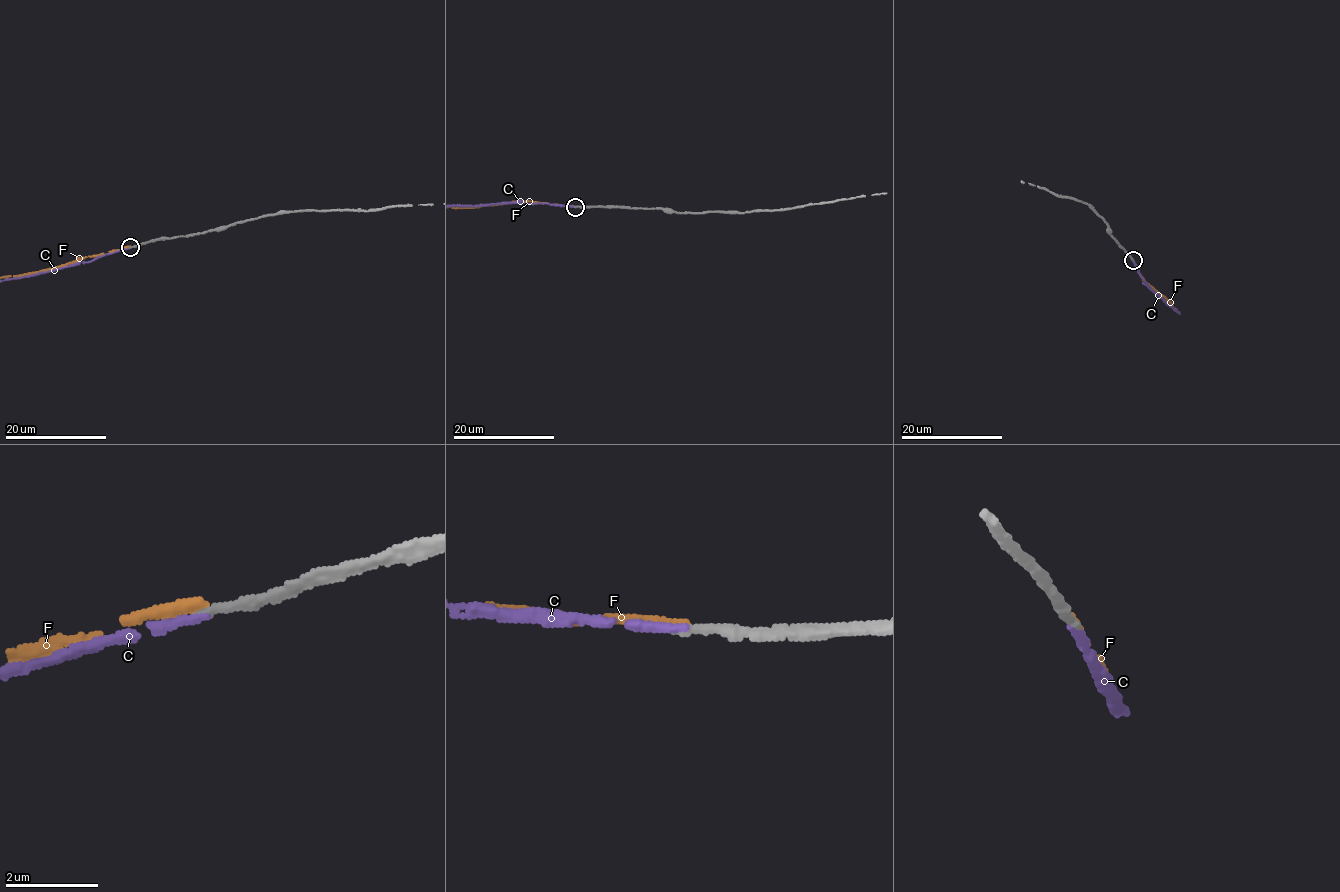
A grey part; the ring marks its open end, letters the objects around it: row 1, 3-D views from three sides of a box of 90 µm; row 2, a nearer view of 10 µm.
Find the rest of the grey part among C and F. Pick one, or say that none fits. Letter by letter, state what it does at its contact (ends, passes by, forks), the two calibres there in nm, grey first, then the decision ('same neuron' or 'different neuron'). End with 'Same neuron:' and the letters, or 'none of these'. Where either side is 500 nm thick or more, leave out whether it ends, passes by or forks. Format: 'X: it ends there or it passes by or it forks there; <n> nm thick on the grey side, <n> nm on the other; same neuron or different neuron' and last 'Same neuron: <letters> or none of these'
C: it ends there; 200 nm thick on the grey side, 200 nm on the other; same neuron
F: it ends there; 200 nm thick on the grey side, 240 nm on the other; different neuron
Same neuron: C

